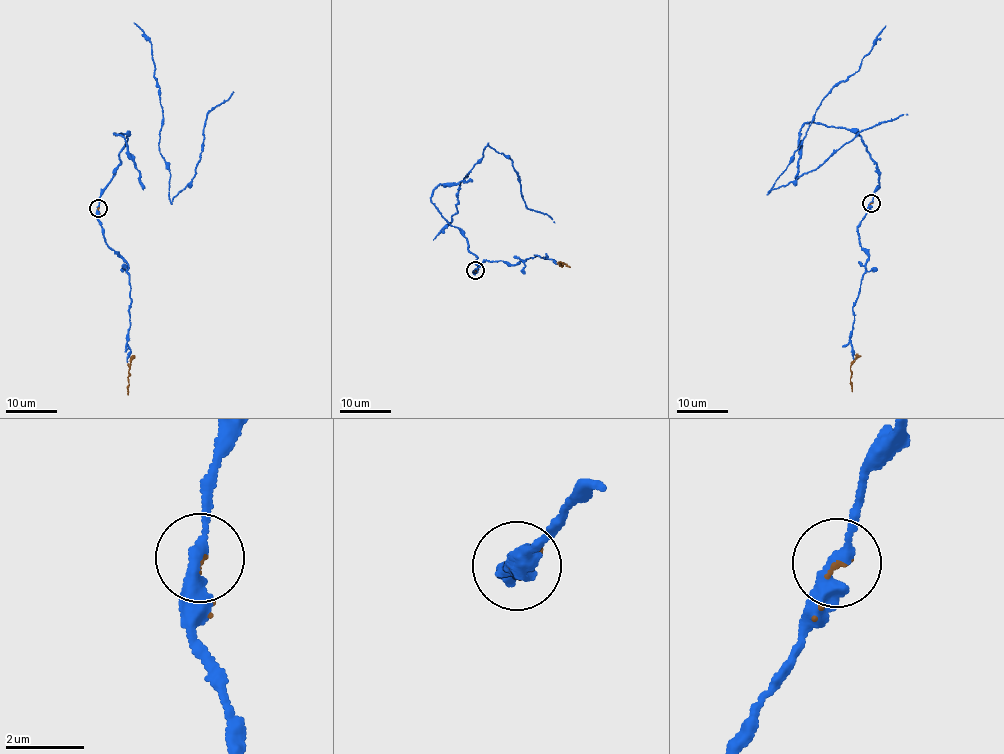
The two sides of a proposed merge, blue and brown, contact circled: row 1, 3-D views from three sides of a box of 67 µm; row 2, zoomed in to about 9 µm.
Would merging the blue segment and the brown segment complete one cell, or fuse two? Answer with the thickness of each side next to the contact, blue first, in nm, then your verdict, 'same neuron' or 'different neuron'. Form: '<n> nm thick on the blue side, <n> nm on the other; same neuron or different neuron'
320 nm thick on the blue side, 90 nm on the other; same neuron

